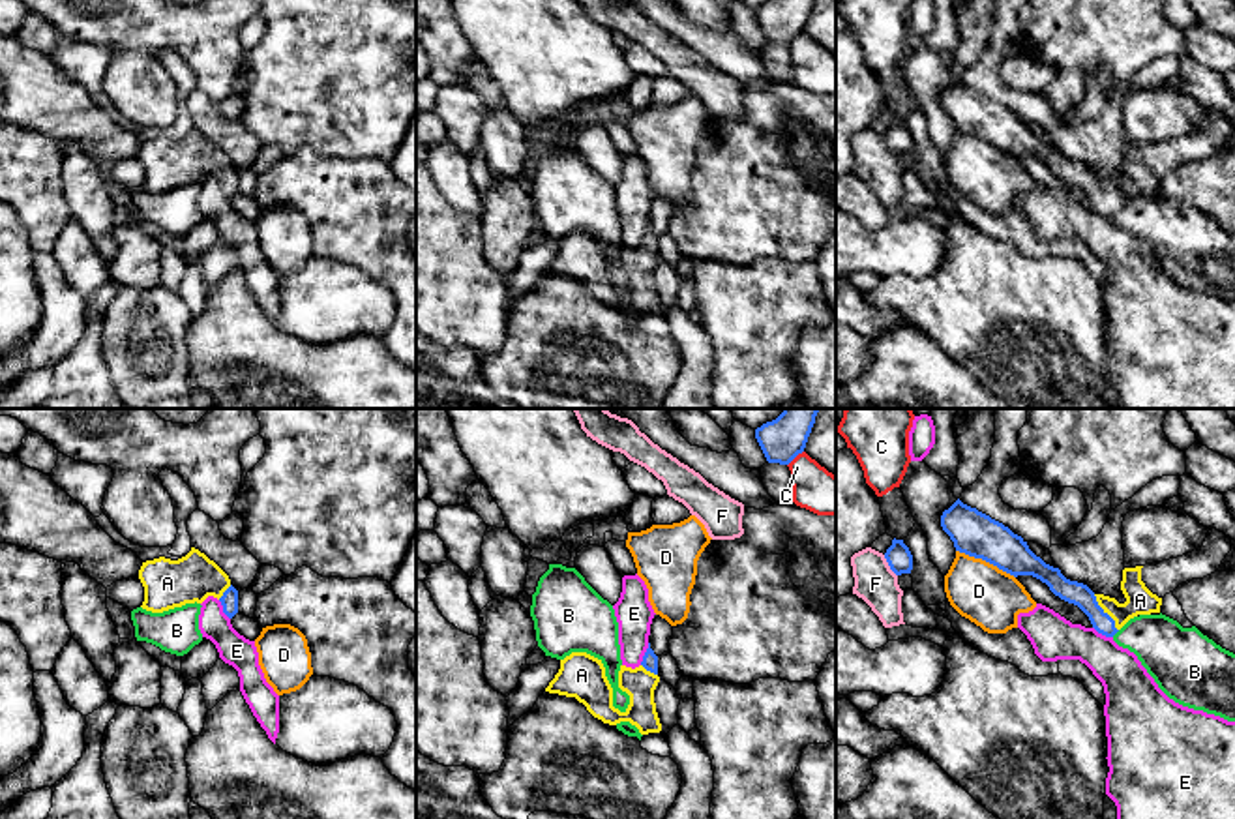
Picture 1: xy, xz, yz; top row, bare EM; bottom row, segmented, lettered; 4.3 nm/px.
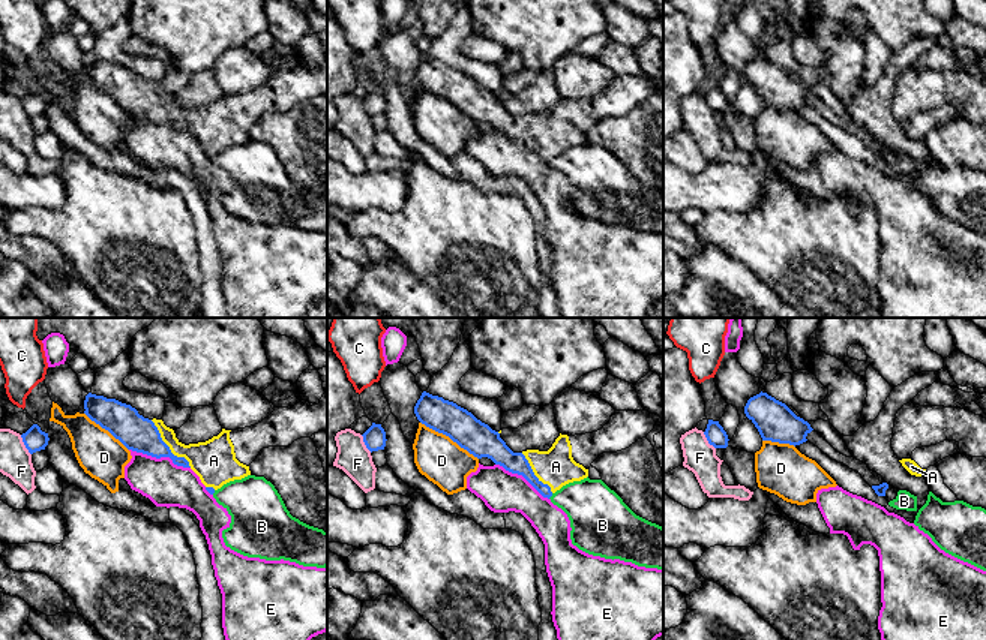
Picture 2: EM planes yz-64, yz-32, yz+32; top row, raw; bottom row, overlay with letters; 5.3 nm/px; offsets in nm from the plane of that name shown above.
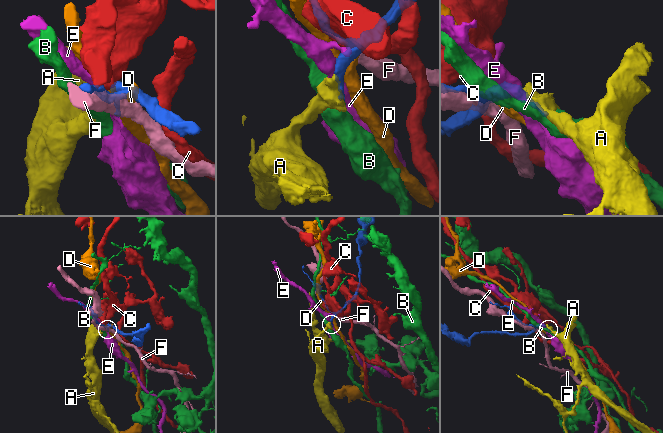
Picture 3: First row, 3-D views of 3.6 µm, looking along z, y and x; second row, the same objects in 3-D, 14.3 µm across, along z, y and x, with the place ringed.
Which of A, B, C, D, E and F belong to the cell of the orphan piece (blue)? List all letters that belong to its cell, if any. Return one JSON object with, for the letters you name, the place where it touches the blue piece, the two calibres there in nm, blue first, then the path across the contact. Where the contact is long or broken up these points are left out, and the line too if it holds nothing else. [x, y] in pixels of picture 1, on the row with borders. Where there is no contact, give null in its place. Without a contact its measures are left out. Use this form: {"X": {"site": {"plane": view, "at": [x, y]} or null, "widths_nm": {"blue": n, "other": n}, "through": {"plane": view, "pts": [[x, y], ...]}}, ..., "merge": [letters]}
{"A": {"site": {"plane": "yz", "at": [1106, 613]}, "widths_nm": {"blue": 100, "other": 120}}, "merge": ["A"]}

